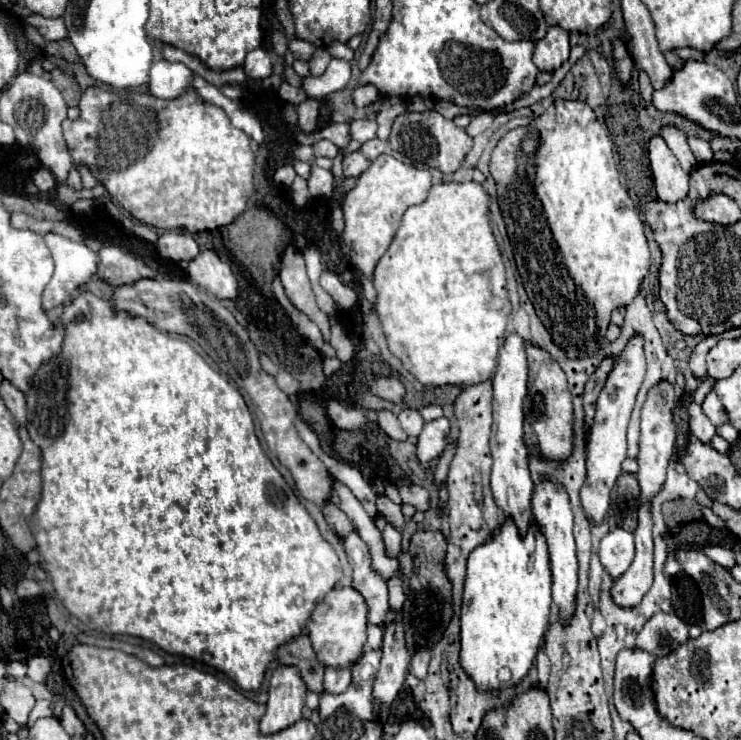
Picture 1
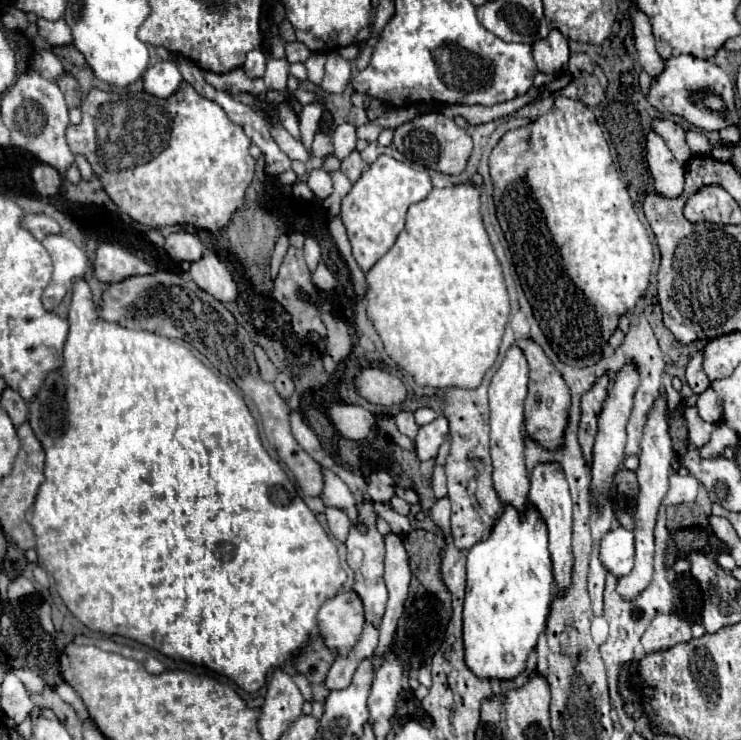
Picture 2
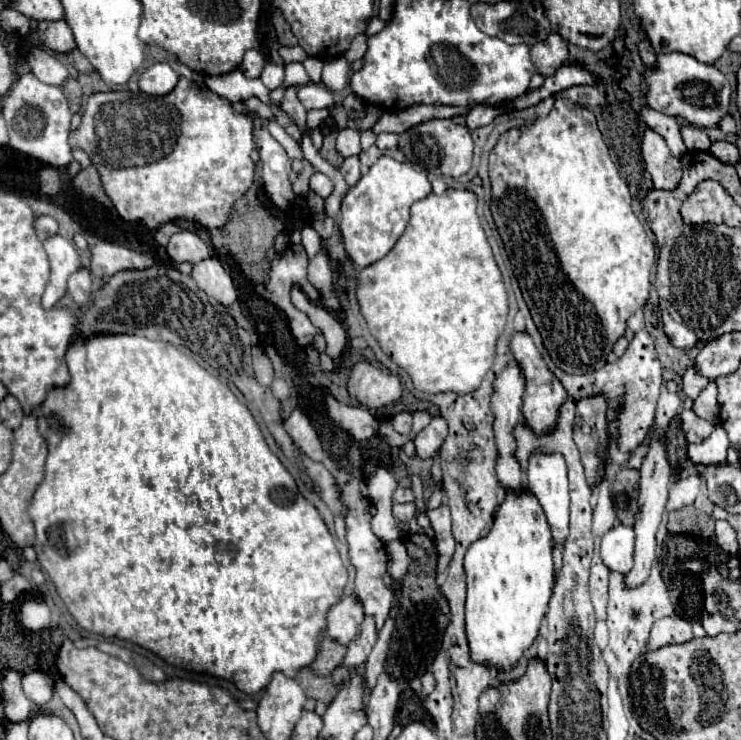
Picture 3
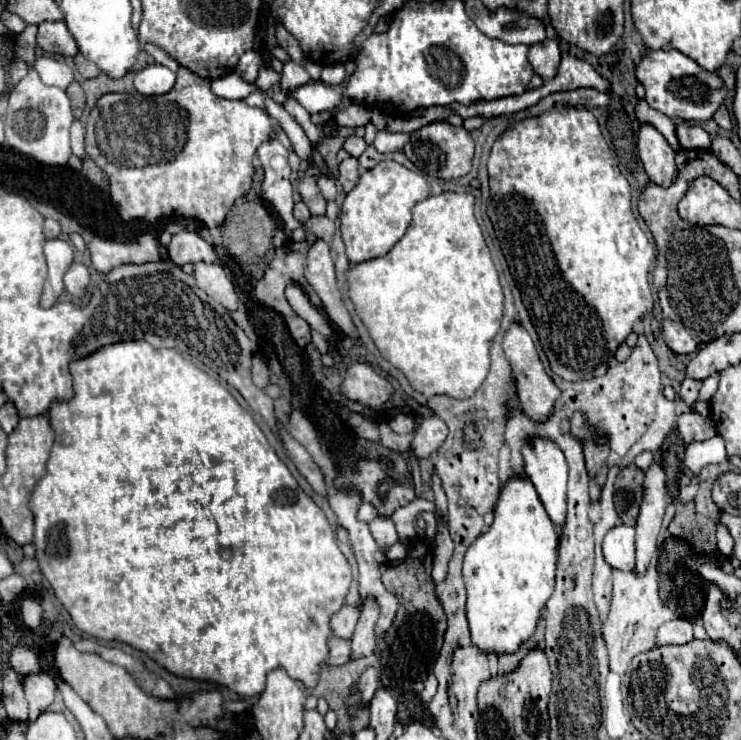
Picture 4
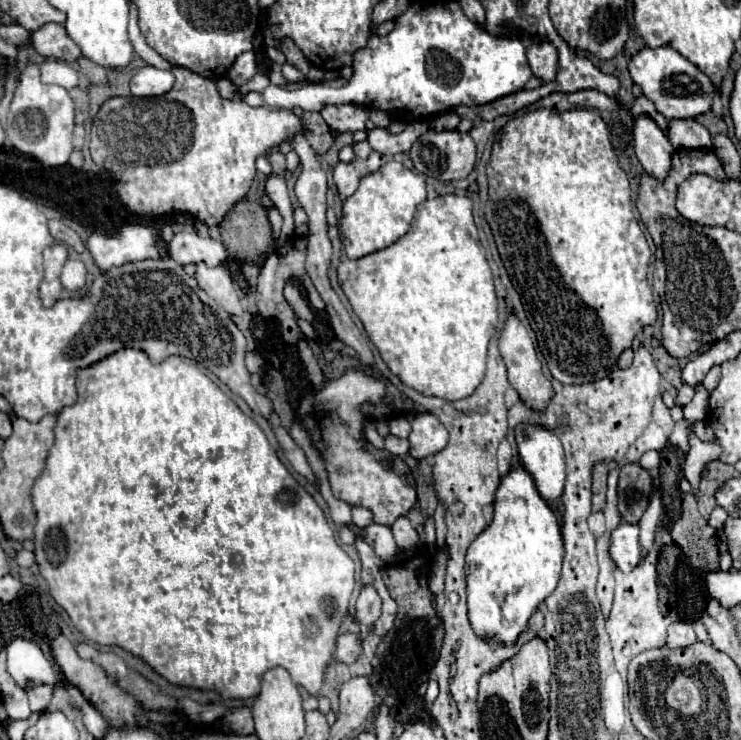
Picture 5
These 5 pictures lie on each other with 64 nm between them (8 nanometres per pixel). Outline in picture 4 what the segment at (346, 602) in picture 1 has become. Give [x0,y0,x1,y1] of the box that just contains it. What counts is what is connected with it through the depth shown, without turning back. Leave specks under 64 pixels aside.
[330,604,360,640]

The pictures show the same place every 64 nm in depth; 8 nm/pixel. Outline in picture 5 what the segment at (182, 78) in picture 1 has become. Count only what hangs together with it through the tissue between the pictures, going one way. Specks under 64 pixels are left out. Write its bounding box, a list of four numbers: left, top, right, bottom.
[130,66,174,96]

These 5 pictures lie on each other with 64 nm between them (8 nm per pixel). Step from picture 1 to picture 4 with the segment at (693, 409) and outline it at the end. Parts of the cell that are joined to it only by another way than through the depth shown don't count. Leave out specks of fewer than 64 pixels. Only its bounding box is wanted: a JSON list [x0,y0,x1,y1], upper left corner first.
[676,412,716,444]

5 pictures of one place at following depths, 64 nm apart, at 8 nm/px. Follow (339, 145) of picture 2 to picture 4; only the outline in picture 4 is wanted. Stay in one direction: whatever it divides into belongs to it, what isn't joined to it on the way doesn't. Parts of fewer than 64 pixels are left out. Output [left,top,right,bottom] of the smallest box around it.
[342,136,366,158]

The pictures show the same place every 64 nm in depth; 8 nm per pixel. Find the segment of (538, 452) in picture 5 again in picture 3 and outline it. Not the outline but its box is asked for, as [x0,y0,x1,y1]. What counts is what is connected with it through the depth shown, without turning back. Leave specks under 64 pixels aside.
[526,454,570,544]

